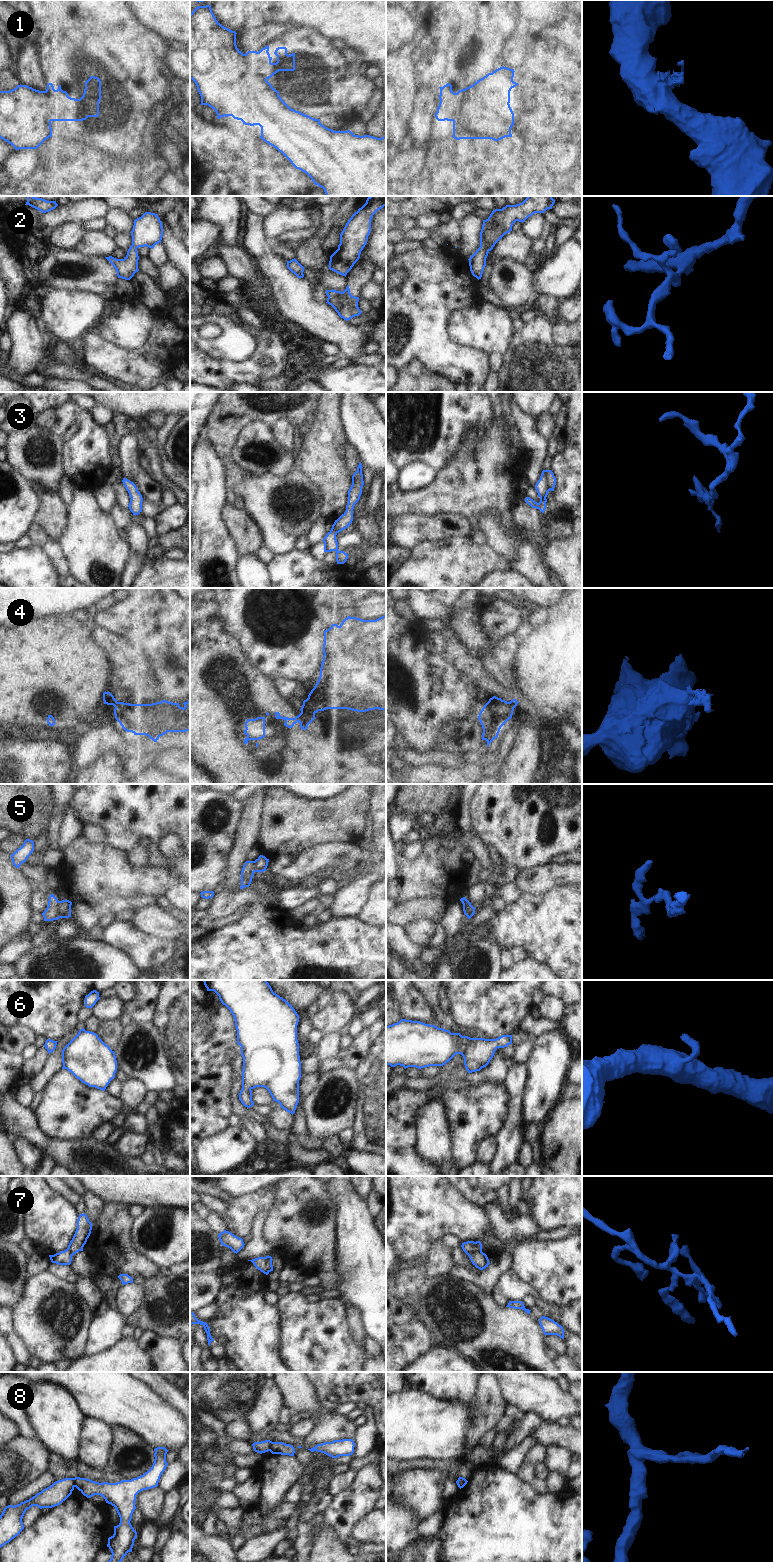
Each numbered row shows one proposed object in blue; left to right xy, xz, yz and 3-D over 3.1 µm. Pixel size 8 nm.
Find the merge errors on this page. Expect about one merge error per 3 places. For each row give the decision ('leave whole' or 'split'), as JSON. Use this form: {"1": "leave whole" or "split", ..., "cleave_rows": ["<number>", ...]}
{"1": "split", "2": "leave whole", "3": "leave whole", "4": "split", "5": "split", "6": "leave whole", "7": "split", "8": "split", "cleave_rows": ["1", "4", "5", "7", "8"]}

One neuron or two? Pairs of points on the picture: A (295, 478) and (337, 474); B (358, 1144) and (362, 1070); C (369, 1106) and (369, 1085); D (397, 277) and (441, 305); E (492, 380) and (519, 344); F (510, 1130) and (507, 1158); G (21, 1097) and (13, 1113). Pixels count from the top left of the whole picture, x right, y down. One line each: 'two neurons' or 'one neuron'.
A: two neurons
B: one neuron
C: one neuron
D: two neurons
E: two neurons
F: one neuron
G: two neurons

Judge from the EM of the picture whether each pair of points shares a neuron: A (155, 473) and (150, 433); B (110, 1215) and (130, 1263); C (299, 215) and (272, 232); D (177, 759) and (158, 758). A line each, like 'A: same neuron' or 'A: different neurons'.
A: different neurons
B: same neuron
C: same neuron
D: same neuron

